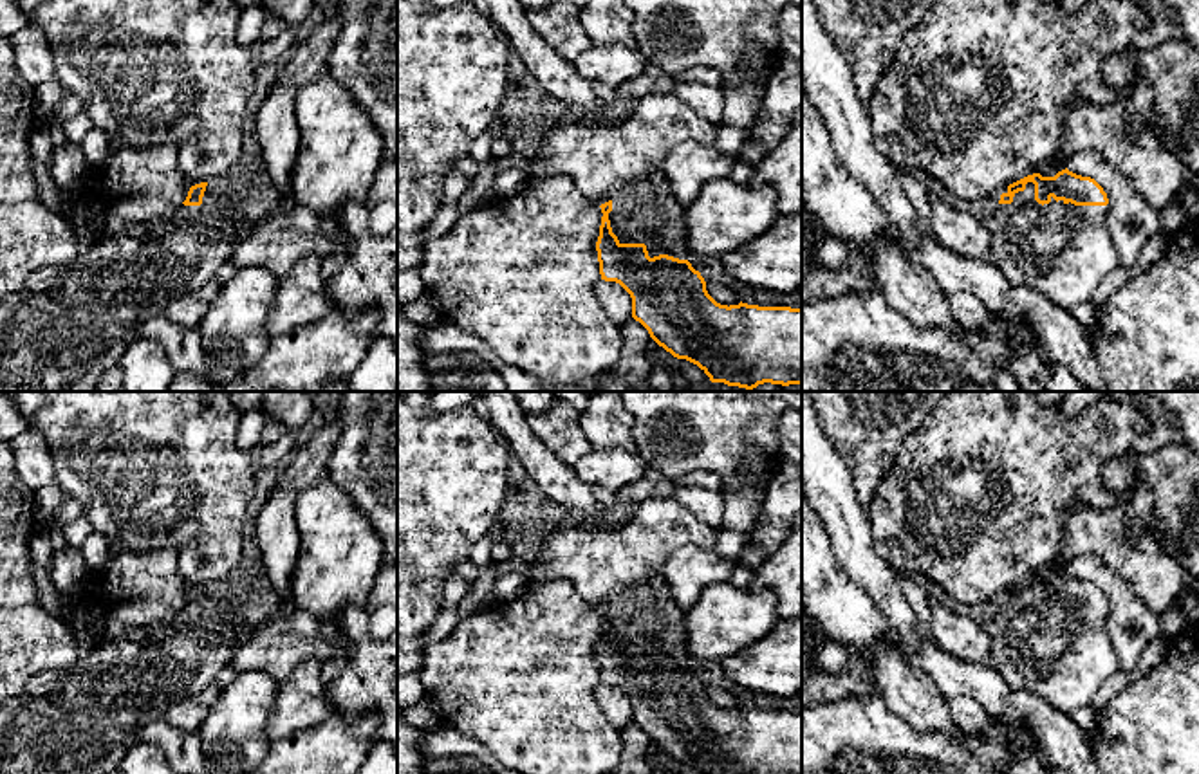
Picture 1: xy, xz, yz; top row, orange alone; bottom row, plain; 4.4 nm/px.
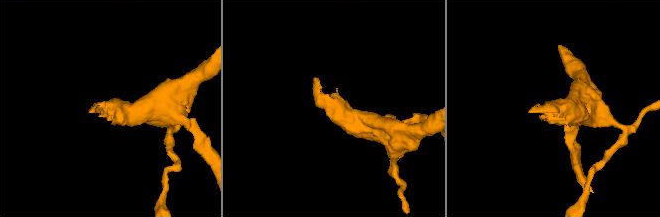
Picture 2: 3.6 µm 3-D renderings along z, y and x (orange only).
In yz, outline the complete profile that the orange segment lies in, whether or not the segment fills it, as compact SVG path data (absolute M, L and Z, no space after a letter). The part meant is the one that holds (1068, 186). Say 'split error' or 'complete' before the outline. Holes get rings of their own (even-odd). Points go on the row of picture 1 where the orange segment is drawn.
split error; M1067 168L1055 177L1027 175L1009 184L993 215L982 220L991 238L988 262L997 265L1011 285L1029 287L1053 305L1071 310L1089 301L1100 281L1120 265L1118 251L1105 226L1107 204L1107 193L1094 179L1076 175Z

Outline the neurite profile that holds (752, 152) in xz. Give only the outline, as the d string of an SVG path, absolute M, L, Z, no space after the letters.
M748 139L740 152L737 153L739 161L757 166L769 152L764 150L757 141Z

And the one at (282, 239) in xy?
M289 204L246 233L226 271L262 267L282 280L303 256L314 253L323 260L339 249L347 258L350 247L352 240L338 218L321 222L311 209Z

